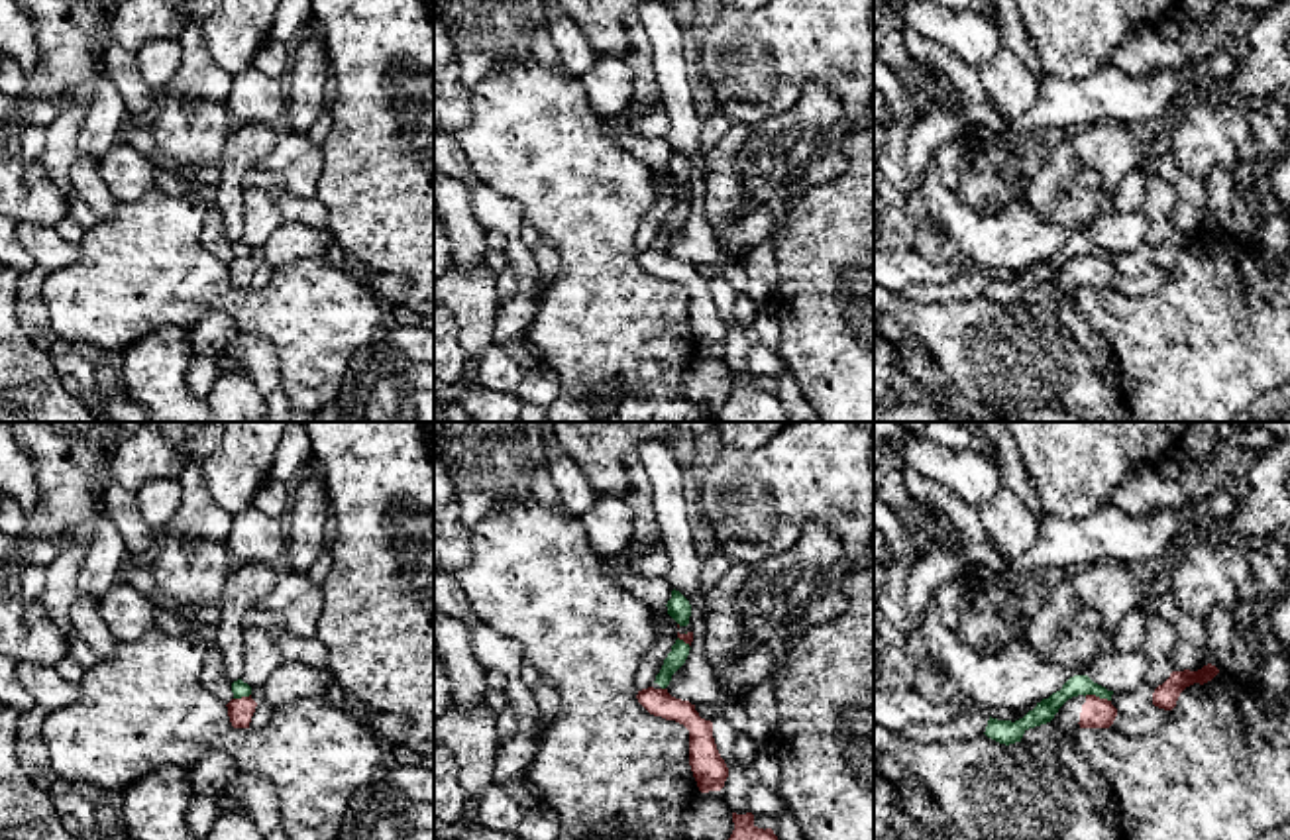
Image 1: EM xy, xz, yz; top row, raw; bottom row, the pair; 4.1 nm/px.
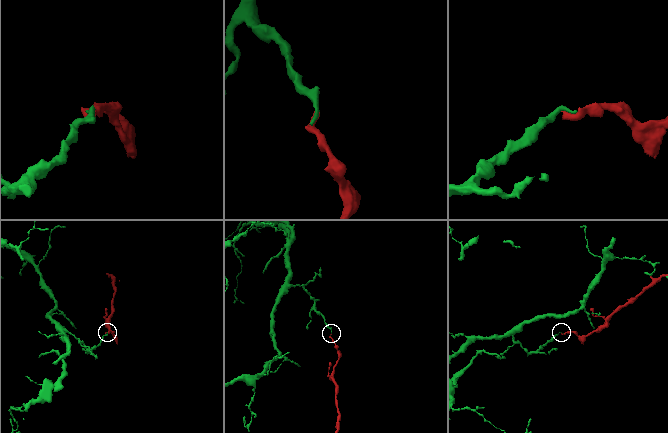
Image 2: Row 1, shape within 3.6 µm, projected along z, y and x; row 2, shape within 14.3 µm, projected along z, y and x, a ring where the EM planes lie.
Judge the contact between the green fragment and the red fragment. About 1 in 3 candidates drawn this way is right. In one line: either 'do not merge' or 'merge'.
do not merge

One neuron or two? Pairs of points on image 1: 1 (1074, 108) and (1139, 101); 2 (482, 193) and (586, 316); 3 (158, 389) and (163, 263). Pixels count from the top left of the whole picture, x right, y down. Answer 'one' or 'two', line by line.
1: one
2: two
3: two

